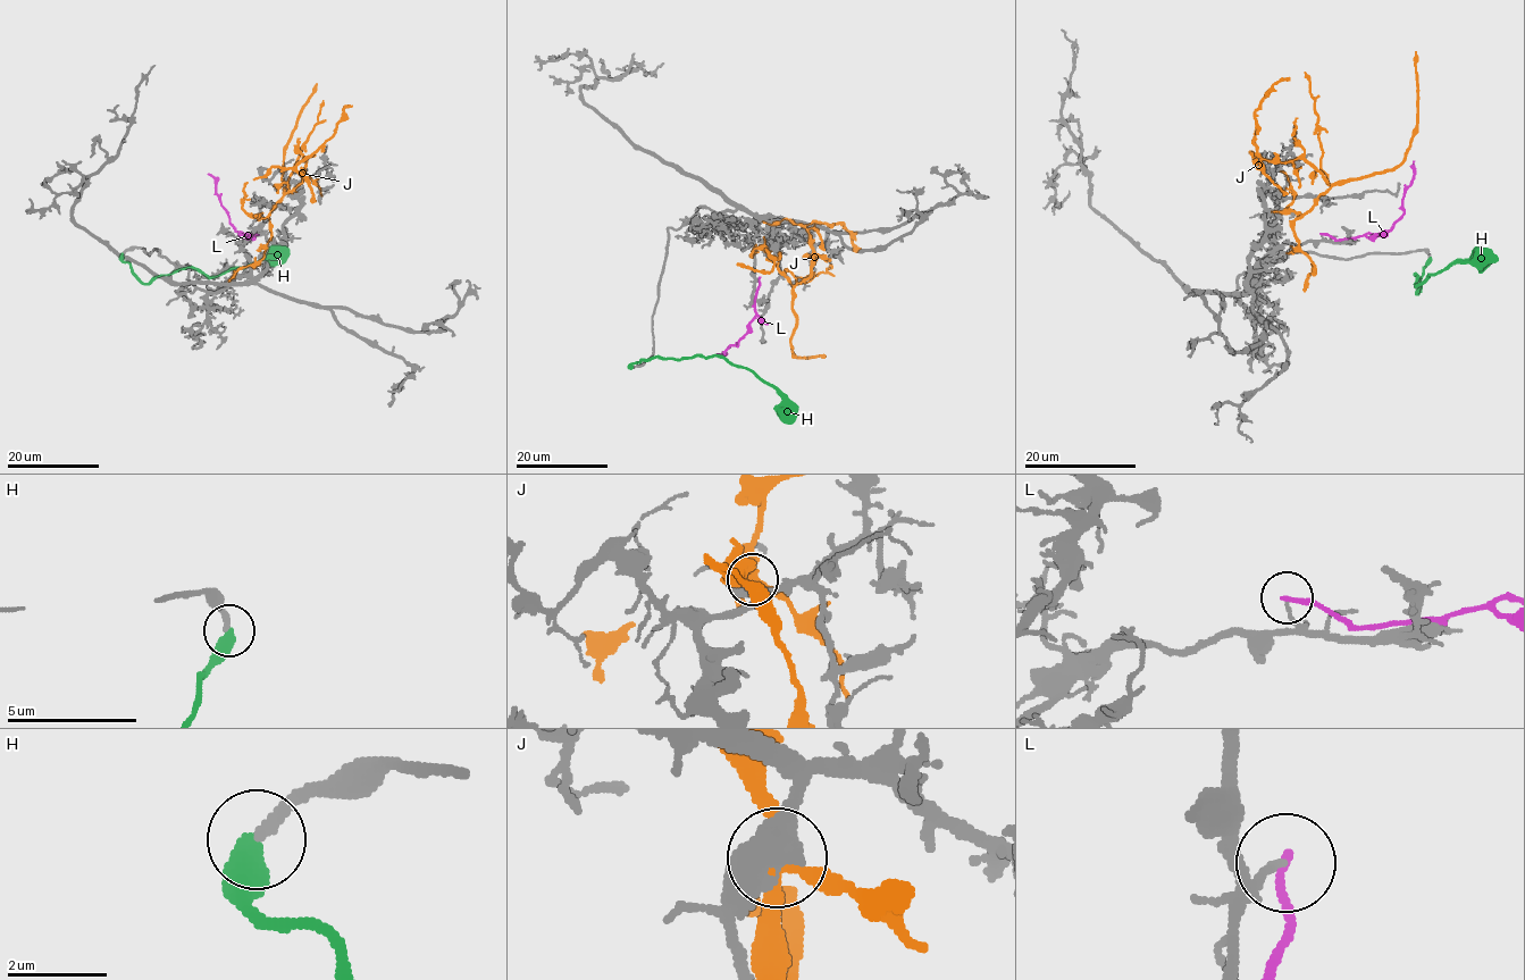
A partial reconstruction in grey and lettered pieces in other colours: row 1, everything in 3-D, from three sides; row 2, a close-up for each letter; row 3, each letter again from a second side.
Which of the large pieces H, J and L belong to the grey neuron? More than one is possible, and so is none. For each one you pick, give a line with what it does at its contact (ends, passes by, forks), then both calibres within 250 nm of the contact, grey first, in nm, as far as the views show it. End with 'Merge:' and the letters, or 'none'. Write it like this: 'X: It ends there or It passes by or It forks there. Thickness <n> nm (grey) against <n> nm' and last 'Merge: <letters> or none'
Merge: none

